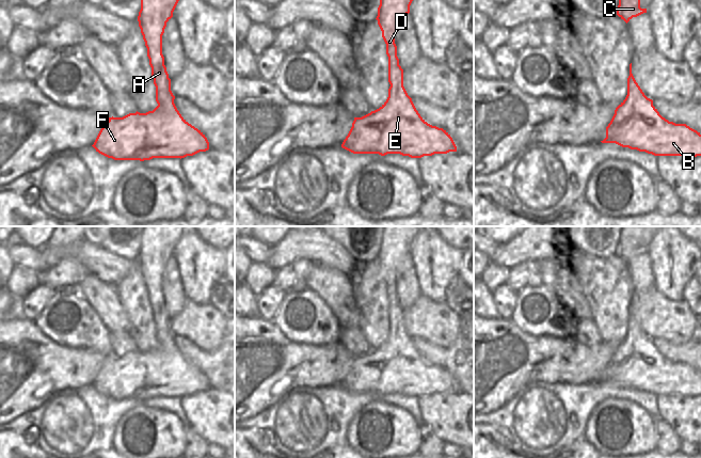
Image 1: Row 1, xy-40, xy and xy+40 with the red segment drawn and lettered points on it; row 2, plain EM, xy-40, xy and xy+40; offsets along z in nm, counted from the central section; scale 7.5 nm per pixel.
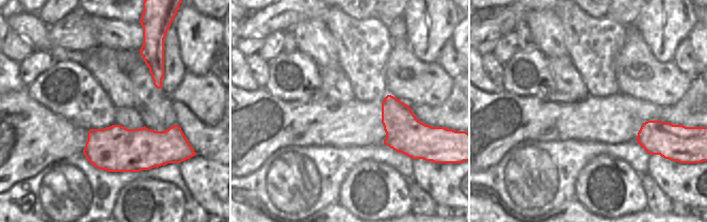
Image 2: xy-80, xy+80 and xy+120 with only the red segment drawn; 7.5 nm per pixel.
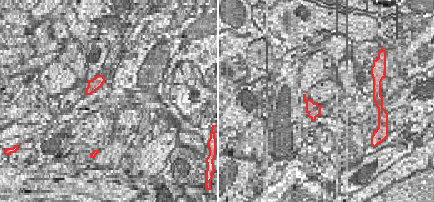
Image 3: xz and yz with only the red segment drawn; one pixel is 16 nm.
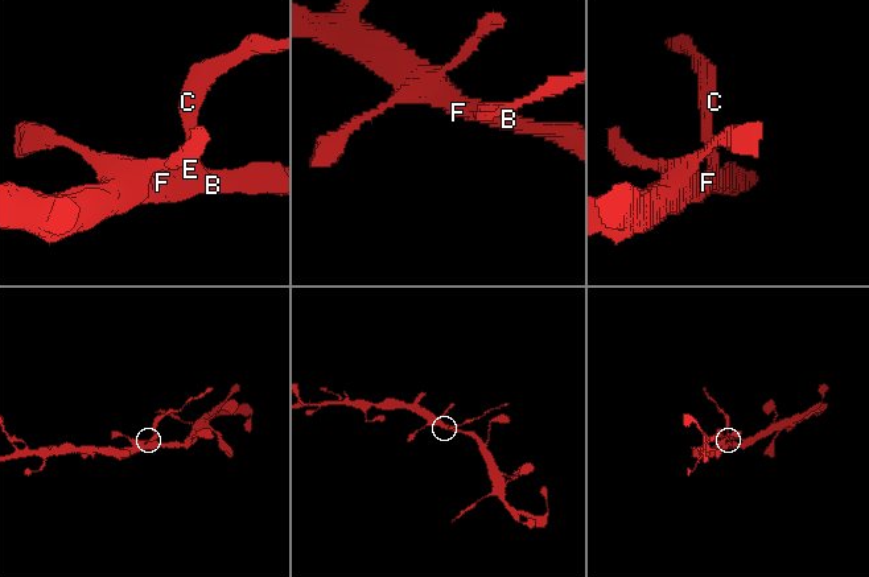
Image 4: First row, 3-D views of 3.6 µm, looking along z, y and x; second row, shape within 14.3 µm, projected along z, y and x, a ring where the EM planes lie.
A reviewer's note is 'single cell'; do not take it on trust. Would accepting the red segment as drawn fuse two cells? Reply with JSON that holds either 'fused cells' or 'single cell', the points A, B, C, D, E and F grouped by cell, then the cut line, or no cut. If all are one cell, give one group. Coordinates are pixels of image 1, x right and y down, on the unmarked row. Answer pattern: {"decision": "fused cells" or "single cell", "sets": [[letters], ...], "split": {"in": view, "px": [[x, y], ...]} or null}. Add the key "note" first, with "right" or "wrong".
{"note": "right", "decision": "single cell", "sets": [["A", "B", "C", "D", "E", "F"]], "split": null}

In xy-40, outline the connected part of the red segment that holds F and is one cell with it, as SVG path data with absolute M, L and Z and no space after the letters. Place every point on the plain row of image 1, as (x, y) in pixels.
M144 226L141 234L141 249L138 260L147 287L152 315L156 326L158 345L146 352L129 352L123 357L109 357L92 384L99 393L114 399L150 399L153 397L185 397L209 389L205 374L189 363L177 349L171 330L171 318L162 294L162 274L166 262L179 238L192 226Z

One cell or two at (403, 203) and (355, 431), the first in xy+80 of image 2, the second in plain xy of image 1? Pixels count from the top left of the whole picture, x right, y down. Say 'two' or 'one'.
one

